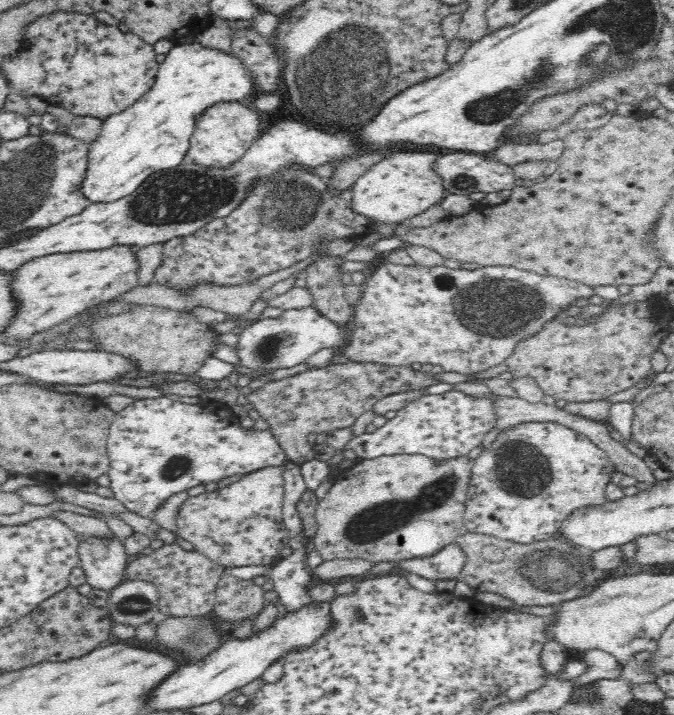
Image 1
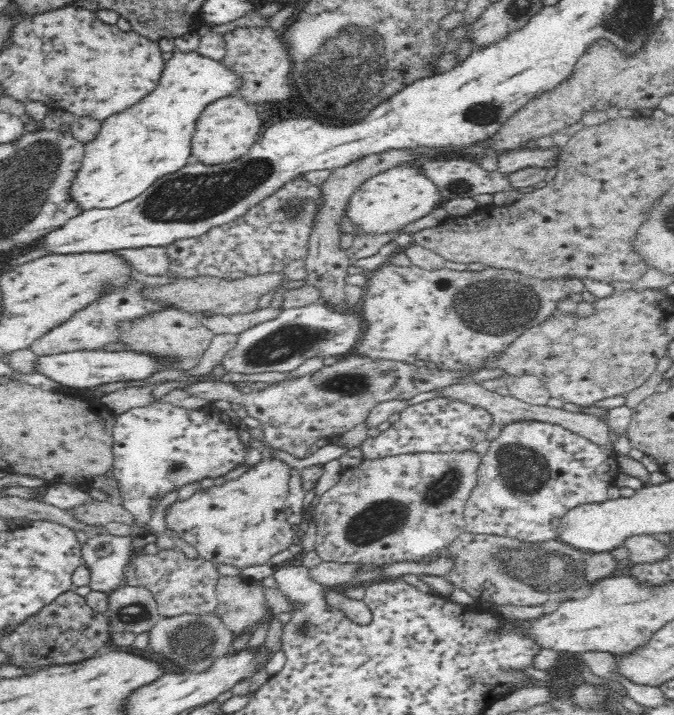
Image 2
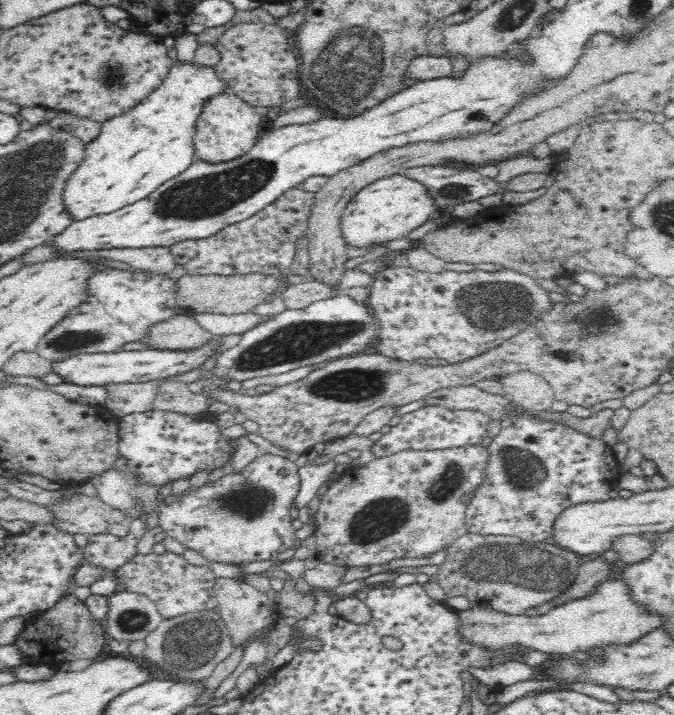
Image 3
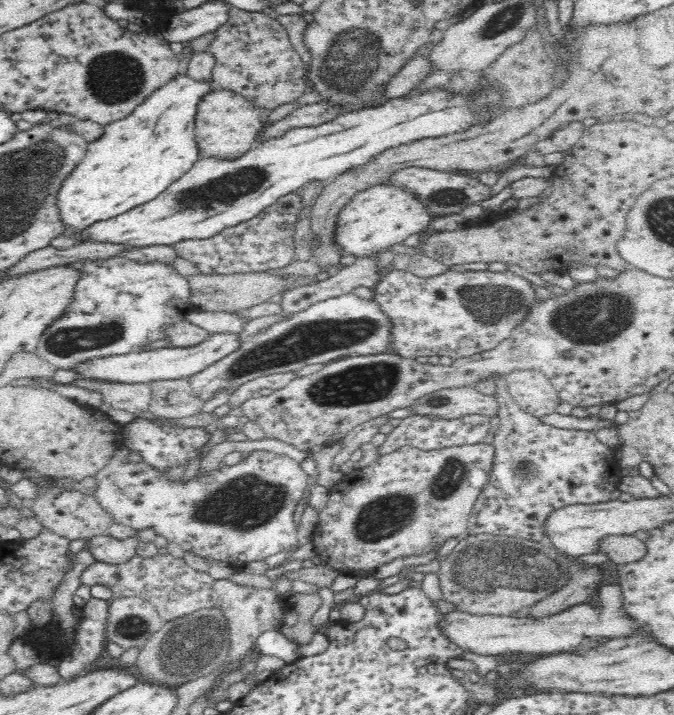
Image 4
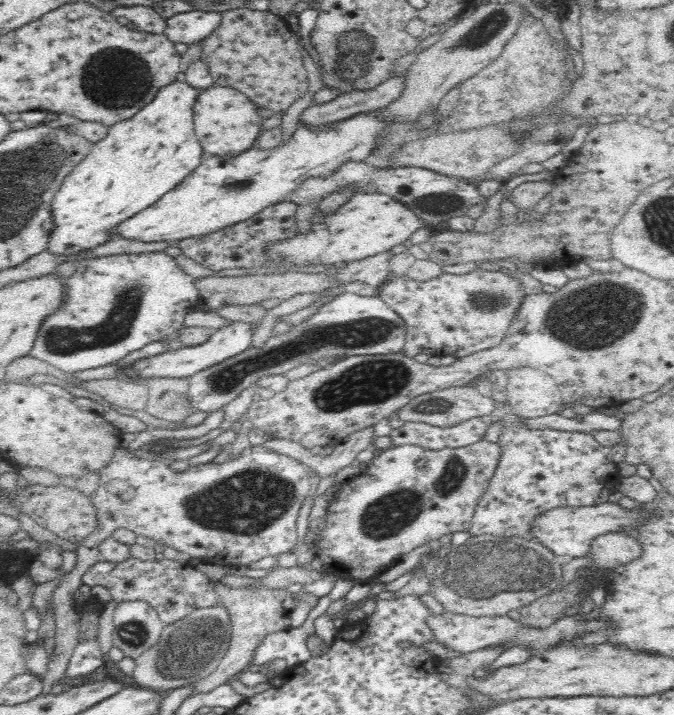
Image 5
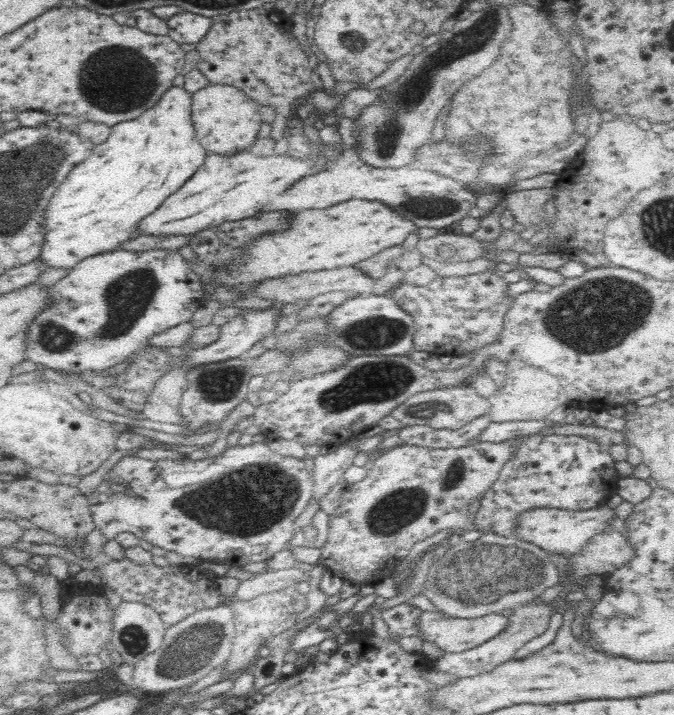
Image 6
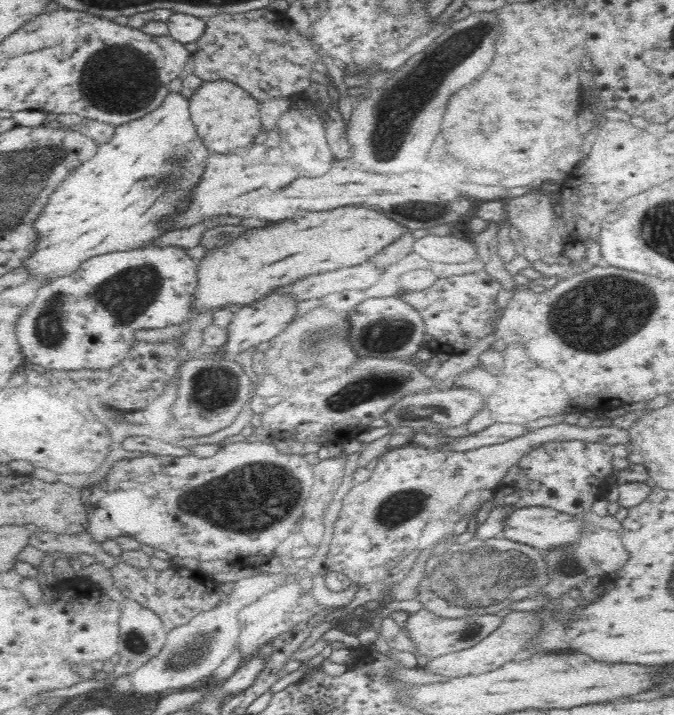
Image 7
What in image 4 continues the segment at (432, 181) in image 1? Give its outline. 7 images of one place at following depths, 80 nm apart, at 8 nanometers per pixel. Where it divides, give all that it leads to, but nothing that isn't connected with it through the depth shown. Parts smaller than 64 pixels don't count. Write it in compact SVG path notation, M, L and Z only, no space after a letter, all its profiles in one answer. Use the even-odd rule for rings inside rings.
M380 184L356 193L356 198L344 205L338 214L336 232L332 234L332 238L342 248L340 256L346 252L357 258L368 257L368 254L380 254L390 246L404 242L410 234L420 233L428 228L432 221L428 209L416 197L408 194L406 189Z

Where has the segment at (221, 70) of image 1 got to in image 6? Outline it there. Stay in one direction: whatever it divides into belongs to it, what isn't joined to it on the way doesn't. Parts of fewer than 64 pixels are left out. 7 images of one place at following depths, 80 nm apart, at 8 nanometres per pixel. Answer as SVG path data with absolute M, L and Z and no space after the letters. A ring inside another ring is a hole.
M181 82L174 83L160 98L156 107L145 110L138 118L119 122L111 127L106 142L96 145L93 154L78 163L53 192L42 218L44 242L38 261L44 268L70 269L85 258L112 250L122 249L123 242L144 235L139 230L140 221L158 210L163 202L190 180L204 164L206 150L200 146L190 116L192 94L184 90Z

